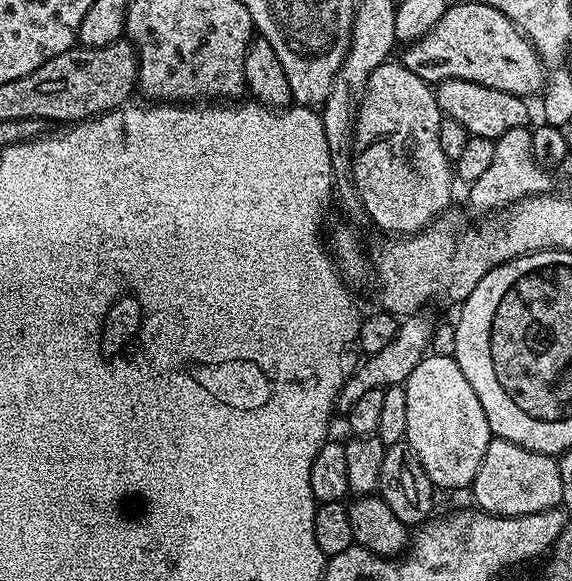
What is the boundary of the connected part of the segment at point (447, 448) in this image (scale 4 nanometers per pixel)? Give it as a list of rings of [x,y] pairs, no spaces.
[[[425,355],[422,362],[418,362],[418,366],[414,366],[414,370],[410,374],[410,378],[405,380],[403,385],[406,390],[406,434],[404,440],[414,450],[414,454],[422,462],[422,470],[426,470],[426,474],[430,478],[430,482],[437,489],[440,488],[464,488],[467,489],[472,483],[474,474],[478,474],[478,466],[482,466],[482,458],[486,458],[486,446],[494,438],[490,430],[490,422],[486,422],[486,410],[482,410],[482,402],[478,402],[478,394],[474,394],[474,386],[470,386],[470,382],[466,382],[466,374],[462,374],[462,370],[458,366],[458,362],[451,355],[448,356],[432,356]]]

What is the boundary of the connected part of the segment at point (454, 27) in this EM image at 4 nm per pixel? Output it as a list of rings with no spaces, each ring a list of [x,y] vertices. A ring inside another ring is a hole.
[[[482,2],[476,4],[449,3],[444,17],[436,23],[421,40],[407,45],[403,49],[402,63],[418,78],[428,81],[429,84],[439,85],[439,80],[451,82],[454,78],[462,78],[465,85],[478,82],[478,86],[486,86],[490,90],[506,90],[515,96],[532,98],[532,95],[543,93],[546,88],[546,65],[534,45],[528,41],[520,29],[502,14],[502,10],[494,10],[494,6],[486,6]]]

